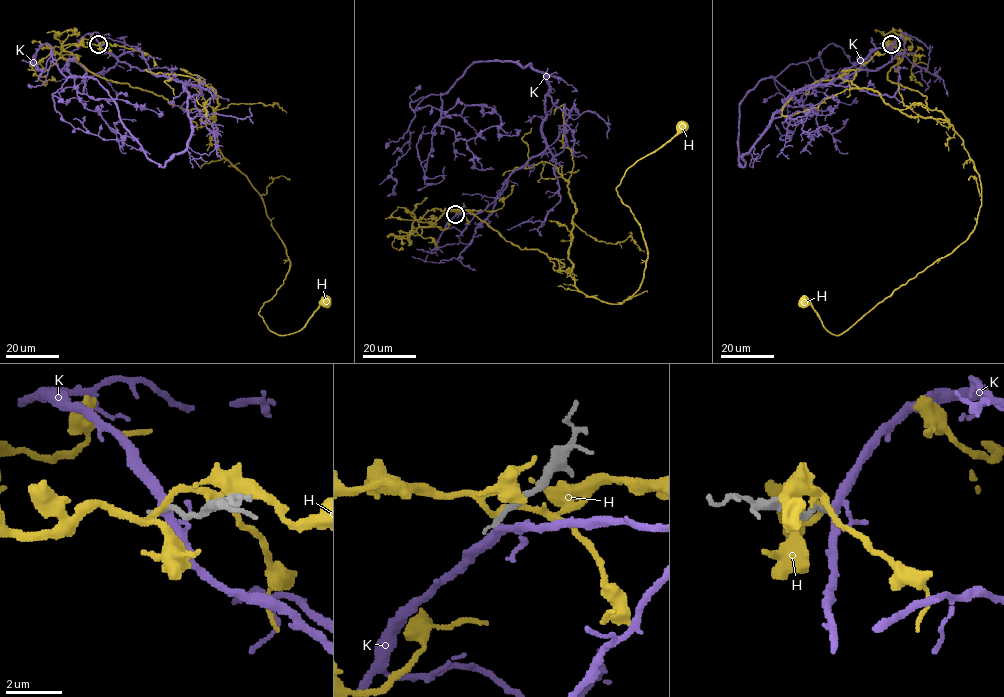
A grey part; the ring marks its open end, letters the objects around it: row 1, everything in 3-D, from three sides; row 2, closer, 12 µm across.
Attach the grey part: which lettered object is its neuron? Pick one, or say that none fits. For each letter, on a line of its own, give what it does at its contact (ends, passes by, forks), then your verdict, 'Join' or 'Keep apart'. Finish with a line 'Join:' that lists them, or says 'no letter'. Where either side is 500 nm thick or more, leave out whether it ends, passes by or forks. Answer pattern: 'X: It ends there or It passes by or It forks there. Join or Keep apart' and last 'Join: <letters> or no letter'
H: It passes by. Keep apart
K: It forks there. Keep apart
Join: no letter

